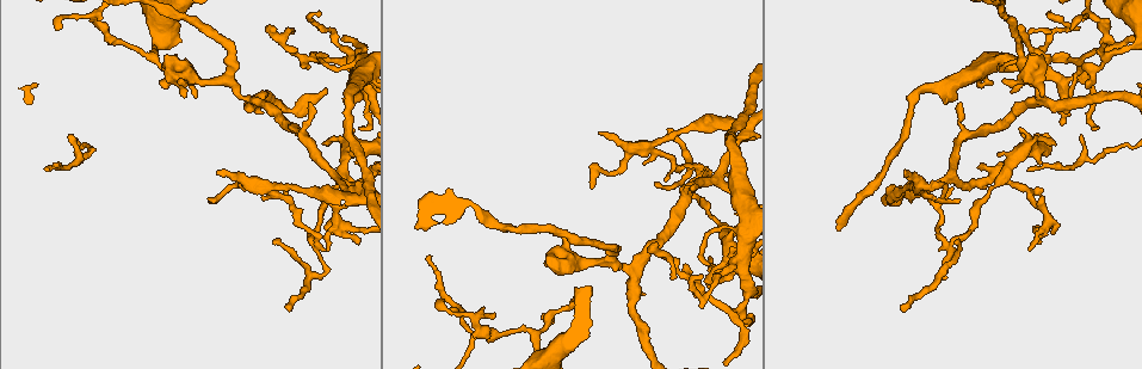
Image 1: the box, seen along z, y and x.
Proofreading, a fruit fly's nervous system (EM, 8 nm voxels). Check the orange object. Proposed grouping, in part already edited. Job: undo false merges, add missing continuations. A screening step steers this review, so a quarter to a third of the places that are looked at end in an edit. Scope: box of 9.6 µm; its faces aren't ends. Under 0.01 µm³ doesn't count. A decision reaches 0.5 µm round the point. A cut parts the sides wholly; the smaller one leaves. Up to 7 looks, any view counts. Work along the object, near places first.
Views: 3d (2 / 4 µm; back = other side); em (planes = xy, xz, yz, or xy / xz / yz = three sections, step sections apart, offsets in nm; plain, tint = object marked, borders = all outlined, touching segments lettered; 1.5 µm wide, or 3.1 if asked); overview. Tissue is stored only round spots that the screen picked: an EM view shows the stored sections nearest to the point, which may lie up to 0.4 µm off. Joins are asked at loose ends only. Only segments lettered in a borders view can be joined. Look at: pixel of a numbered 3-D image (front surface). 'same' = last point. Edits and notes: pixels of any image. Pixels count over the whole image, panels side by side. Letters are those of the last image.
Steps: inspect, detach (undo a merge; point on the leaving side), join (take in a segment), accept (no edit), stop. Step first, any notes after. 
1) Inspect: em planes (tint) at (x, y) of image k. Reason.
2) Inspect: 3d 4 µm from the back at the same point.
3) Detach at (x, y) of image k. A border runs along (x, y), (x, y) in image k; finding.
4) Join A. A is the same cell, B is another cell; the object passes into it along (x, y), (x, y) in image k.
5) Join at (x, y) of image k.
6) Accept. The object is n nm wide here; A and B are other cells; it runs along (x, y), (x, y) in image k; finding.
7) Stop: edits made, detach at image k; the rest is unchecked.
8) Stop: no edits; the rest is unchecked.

Inspect: em xz step 8 (tint) at (361, 128) of image 1. Tapers out.

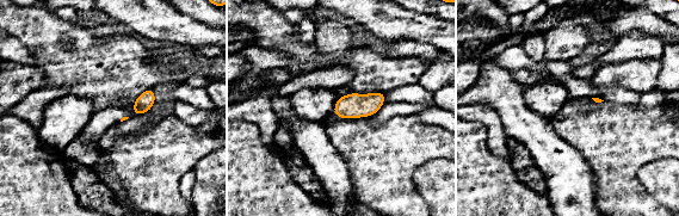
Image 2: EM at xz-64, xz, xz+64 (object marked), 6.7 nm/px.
Inspect: em planes (borders) at the same point. Cut it another way.

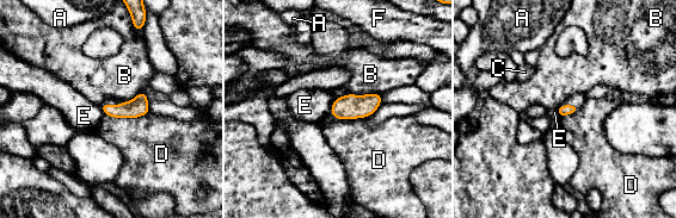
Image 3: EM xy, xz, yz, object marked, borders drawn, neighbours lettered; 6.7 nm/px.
Accept. The object is 80 nm wide here; the longest contact is with B, 300 nm; A, B, C, D, E and F are other cells; none of them fits.

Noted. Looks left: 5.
Inspect: em planes (borders) at (708, 270) of image 1. Tapers out.

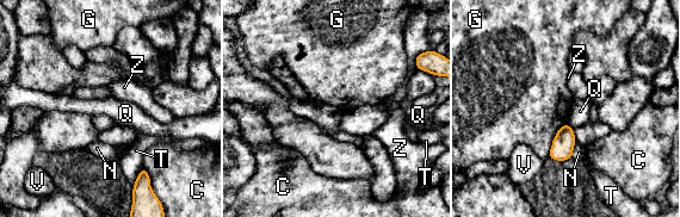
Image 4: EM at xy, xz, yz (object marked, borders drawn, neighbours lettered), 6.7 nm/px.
Accept. The longest contact is with G, 280 nm; C, G, N, Q, T, V and Z are other cells; no lettered segment goes on from it.

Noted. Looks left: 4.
Inspect: 3d 2 µm at (313, 244) of image 1. Two arms in line, one across.

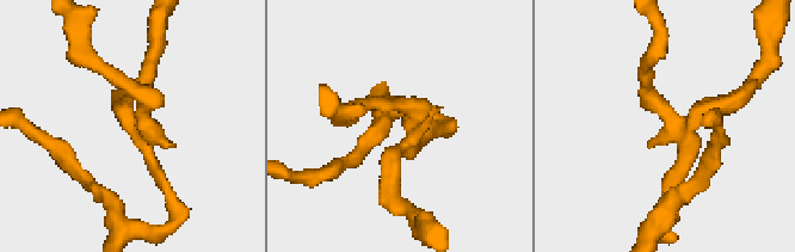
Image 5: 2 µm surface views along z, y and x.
Inspect: em yz step 4 (tint) at (673, 121) of image 5. 3 arms meet here; shape alone is not enough.

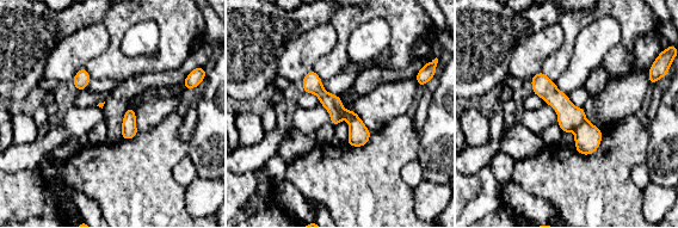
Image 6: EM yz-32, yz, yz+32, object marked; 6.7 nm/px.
Inspect: em planes (borders) at the same point. Another direction.

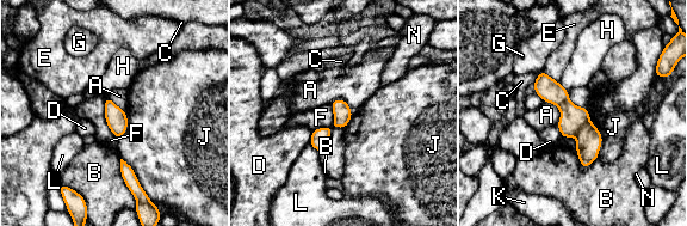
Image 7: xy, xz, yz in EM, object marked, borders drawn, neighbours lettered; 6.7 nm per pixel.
Detach at (573, 117) of image 7. The object is 120 nm wide here; A, B, C, D, E, F, G, H, J, K, L and N are other cells; two neurons meet here.

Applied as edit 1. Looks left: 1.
Stop: edits made, detach at image 7; the rest is unchecked.

